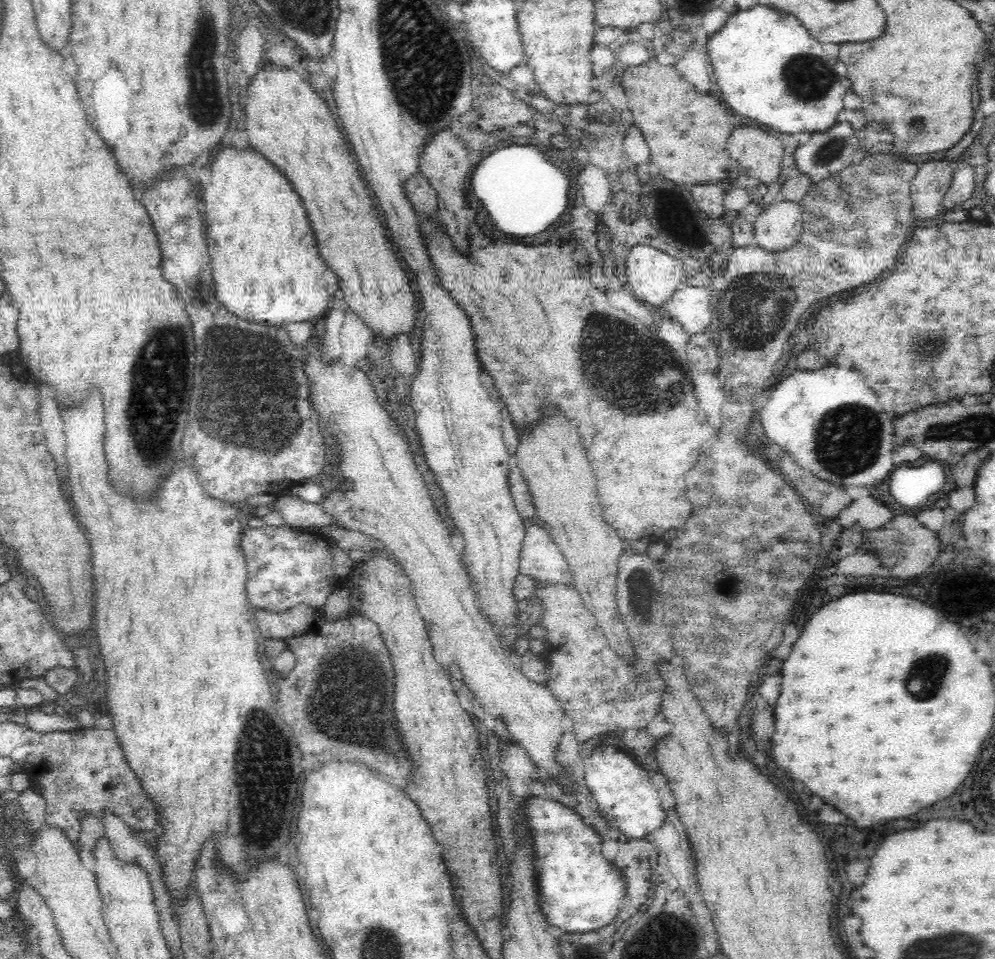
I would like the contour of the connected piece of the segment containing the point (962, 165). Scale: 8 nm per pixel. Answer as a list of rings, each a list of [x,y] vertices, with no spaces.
[[[958,160],[953,165],[950,188],[944,195],[942,210],[955,210],[963,202],[970,200],[972,192],[974,192],[974,178],[976,178],[974,167],[967,160]]]

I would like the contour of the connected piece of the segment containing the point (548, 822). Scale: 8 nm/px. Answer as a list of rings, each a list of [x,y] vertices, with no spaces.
[[[535,796],[528,806],[528,821],[535,838],[536,867],[539,870],[540,907],[555,930],[562,932],[596,932],[604,930],[620,912],[620,904],[628,894],[628,882],[624,871],[614,862],[608,862],[602,855],[600,833],[582,820],[570,808],[554,801]]]

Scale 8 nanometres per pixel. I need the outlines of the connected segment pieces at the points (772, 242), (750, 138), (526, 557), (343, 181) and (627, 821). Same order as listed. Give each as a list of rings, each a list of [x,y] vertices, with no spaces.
[[[777,200],[764,206],[756,217],[754,238],[756,244],[771,251],[792,246],[803,229],[803,214],[799,203]]]
[[[748,126],[736,128],[728,138],[728,152],[750,178],[766,185],[781,182],[785,148],[772,134]]]
[[[540,524],[526,528],[520,554],[520,573],[532,576],[540,584],[575,586],[564,555]]]
[[[264,56],[241,94],[241,103],[244,104],[242,125],[248,137],[248,146],[286,170],[284,174],[292,180],[292,186],[296,186],[294,190],[304,200],[319,254],[338,276],[345,303],[370,328],[380,344],[380,340],[384,340],[384,344],[390,342],[396,334],[413,332],[418,312],[415,288],[388,242],[386,228],[380,222],[377,209],[368,195],[370,189],[367,182],[356,160],[350,157],[348,142],[340,134],[340,123],[335,121],[328,103],[304,80],[299,71],[273,63],[268,60],[268,56]]]
[[[600,746],[590,758],[583,759],[585,783],[598,802],[599,813],[607,824],[628,838],[649,838],[666,820],[666,813],[658,798],[658,790],[648,772],[624,749]]]

